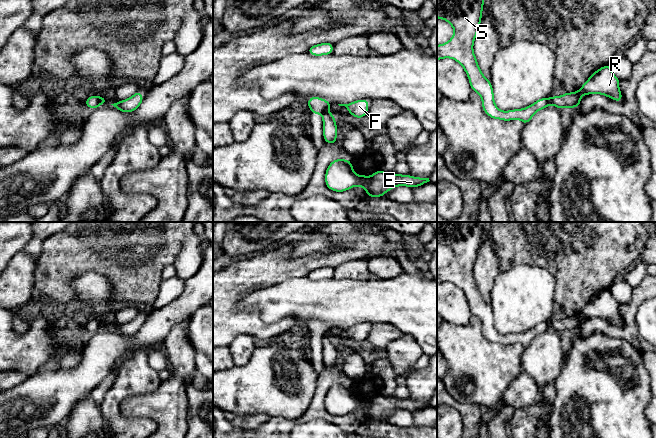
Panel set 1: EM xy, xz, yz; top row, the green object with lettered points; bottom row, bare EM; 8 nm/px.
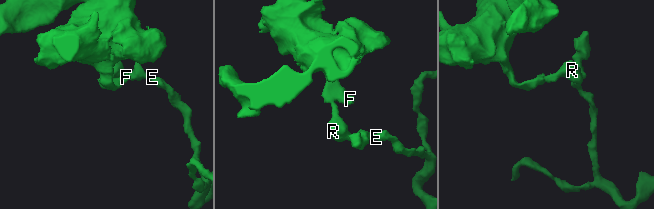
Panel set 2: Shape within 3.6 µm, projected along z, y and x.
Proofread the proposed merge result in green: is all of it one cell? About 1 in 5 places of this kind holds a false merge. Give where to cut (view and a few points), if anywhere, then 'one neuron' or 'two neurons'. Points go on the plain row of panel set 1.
cut in yz along (552, 321), (550, 327); two neurons

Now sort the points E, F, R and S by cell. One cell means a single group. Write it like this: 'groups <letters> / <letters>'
groups E R / F S

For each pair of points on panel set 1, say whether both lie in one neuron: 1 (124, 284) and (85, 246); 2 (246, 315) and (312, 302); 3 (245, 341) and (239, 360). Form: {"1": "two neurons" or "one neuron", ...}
{"1": "one neuron", "2": "two neurons", "3": "one neuron"}

